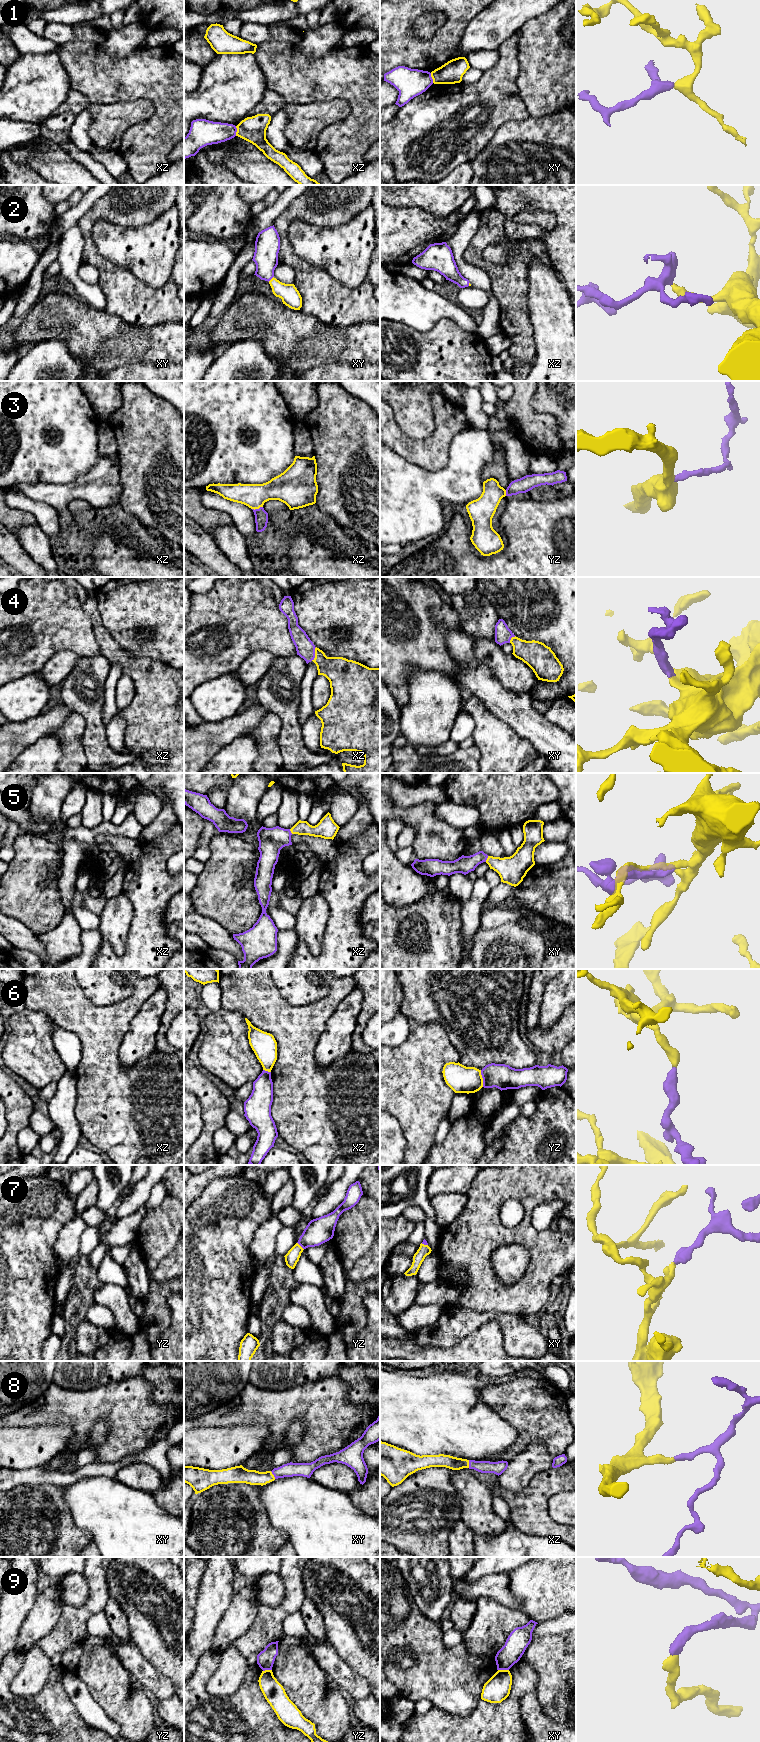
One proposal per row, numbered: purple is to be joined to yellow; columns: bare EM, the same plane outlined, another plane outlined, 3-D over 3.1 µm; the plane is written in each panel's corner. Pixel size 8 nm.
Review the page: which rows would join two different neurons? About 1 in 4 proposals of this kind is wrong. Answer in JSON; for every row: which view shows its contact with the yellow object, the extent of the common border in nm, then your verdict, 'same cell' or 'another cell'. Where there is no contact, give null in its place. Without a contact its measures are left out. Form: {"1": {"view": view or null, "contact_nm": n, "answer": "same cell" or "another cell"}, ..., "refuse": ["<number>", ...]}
{"1": {"view": "xz", "contact_nm": 80, "answer": "another cell"}, "2": {"view": "xy", "contact_nm": 60, "answer": "same cell"}, "3": {"view": "xz", "contact_nm": 90, "answer": "same cell"}, "4": {"view": "xz", "contact_nm": 120, "answer": "same cell"}, "5": {"view": "xy", "contact_nm": 50, "answer": "same cell"}, "6": {"view": "yz", "contact_nm": 140, "answer": "another cell"}, "7": {"view": "yz", "contact_nm": 80, "answer": "same cell"}, "8": {"view": "xy", "contact_nm": 80, "answer": "same cell"}, "9": {"view": "xy", "contact_nm": 90, "answer": "another cell"}, "refuse": ["1", "6", "9"]}

